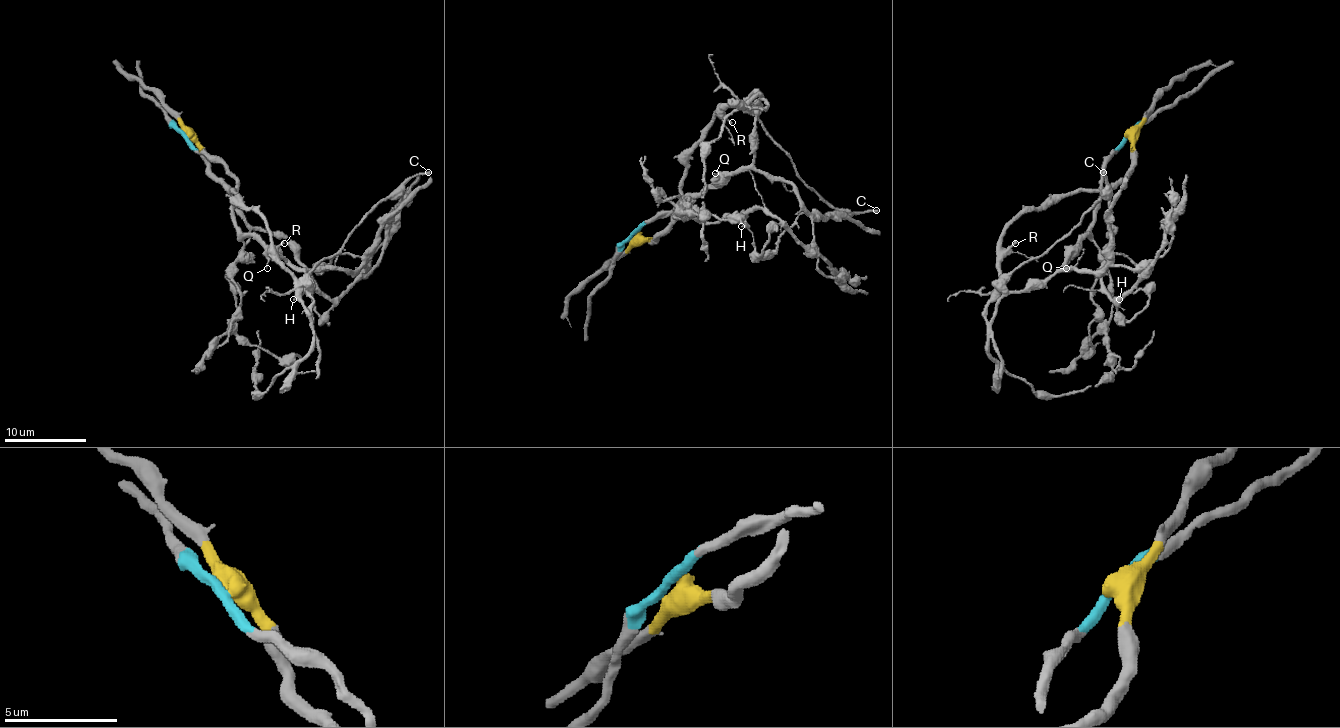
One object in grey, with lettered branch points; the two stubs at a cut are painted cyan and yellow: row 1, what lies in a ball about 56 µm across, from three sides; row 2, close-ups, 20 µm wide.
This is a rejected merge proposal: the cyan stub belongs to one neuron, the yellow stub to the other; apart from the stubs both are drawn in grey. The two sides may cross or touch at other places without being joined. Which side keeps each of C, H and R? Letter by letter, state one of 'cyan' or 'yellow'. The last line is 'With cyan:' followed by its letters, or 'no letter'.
C: yellow
H: yellow
R: yellow
With cyan: no letter

